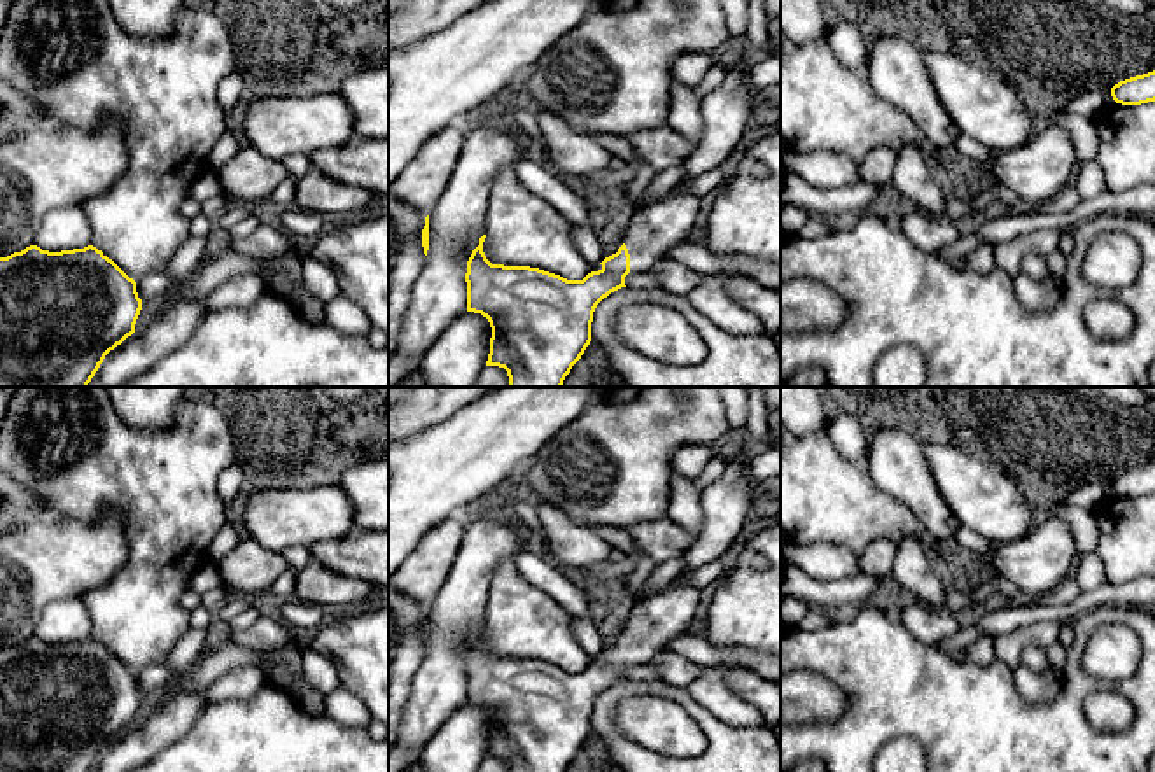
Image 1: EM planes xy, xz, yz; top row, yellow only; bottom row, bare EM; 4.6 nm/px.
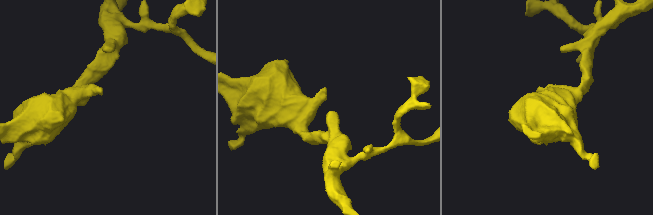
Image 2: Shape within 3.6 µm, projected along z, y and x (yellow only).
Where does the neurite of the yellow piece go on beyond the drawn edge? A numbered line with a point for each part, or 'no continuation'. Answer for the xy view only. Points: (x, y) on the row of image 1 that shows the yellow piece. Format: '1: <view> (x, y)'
no continuation

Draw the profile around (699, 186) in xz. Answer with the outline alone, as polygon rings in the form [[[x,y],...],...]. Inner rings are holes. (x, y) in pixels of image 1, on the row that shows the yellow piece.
[[[714,168],[700,177],[695,177],[684,184],[684,189],[695,196],[704,196],[716,189],[718,186],[724,184],[726,177],[719,168]]]

